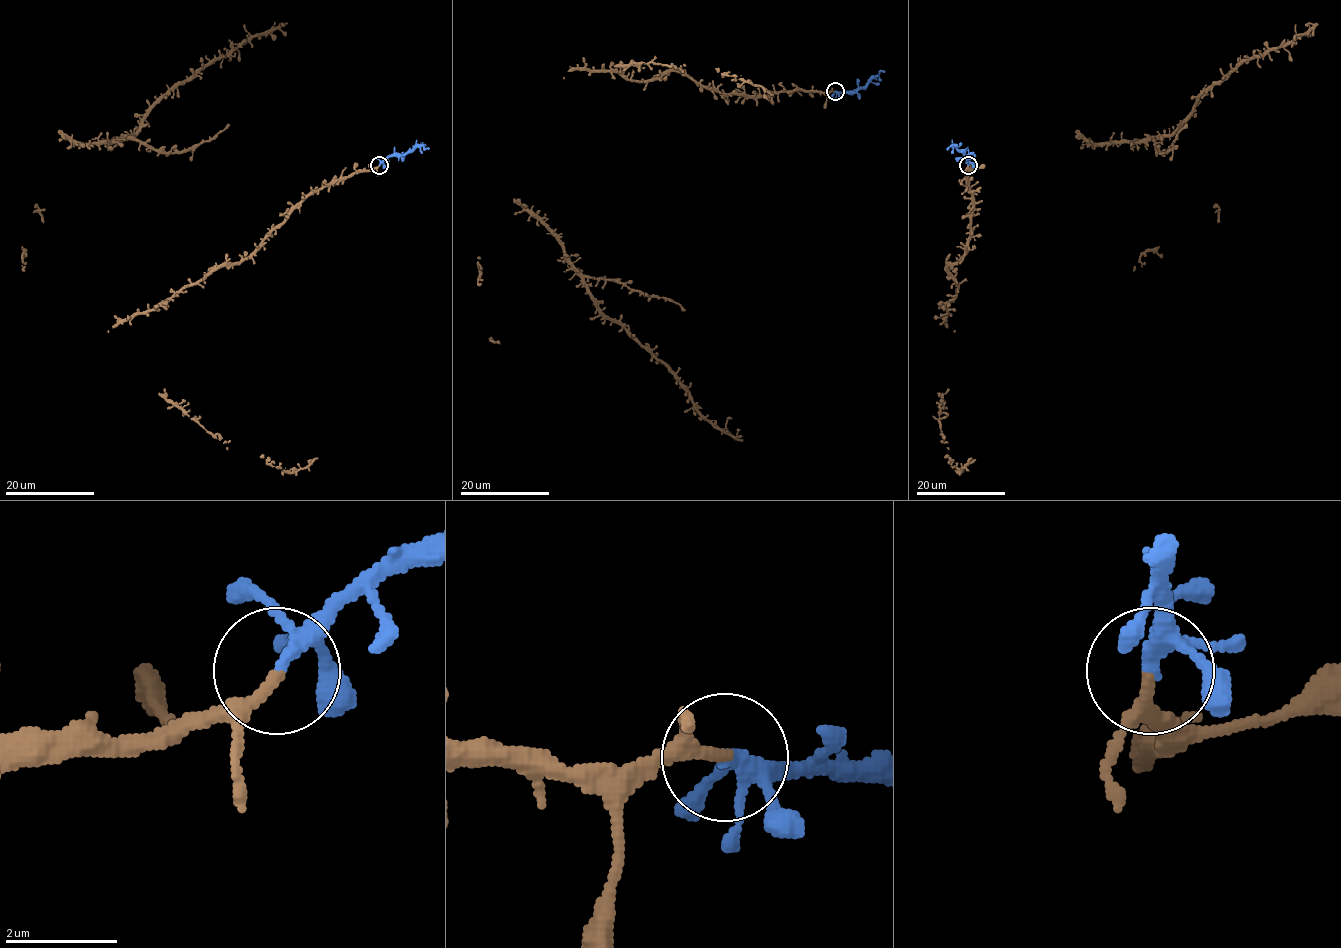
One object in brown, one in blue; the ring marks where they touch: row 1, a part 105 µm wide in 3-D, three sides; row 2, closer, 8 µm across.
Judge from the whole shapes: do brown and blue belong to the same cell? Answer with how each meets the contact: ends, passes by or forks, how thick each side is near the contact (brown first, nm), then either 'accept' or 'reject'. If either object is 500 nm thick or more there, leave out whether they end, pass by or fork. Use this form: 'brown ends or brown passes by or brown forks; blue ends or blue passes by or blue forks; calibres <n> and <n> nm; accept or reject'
brown ends; blue forks; calibres 240 and 200 nm; accept

